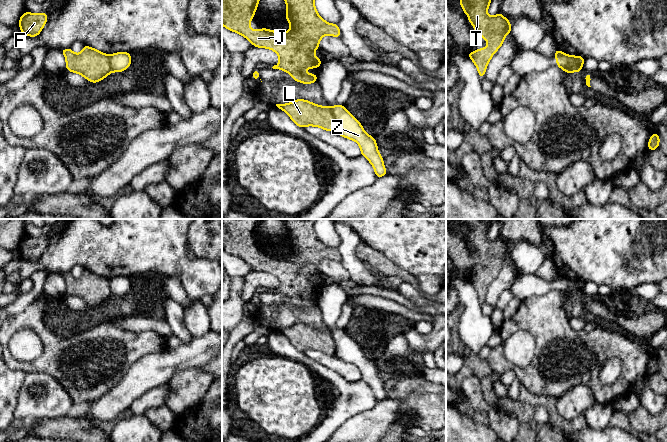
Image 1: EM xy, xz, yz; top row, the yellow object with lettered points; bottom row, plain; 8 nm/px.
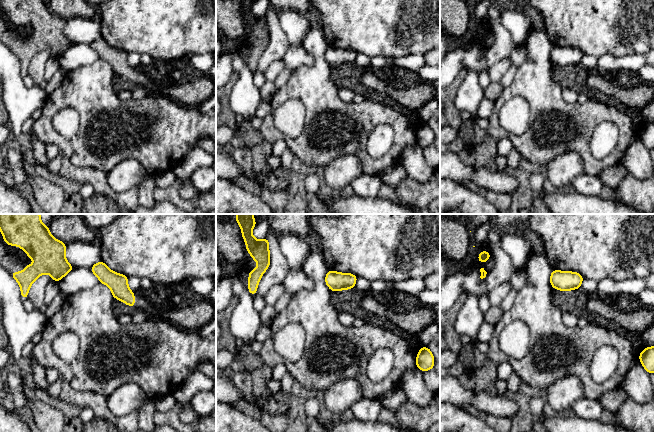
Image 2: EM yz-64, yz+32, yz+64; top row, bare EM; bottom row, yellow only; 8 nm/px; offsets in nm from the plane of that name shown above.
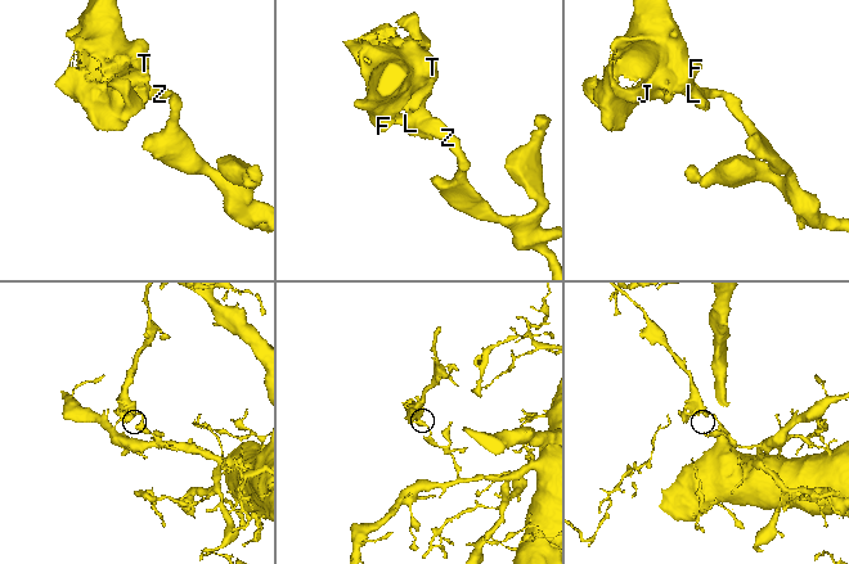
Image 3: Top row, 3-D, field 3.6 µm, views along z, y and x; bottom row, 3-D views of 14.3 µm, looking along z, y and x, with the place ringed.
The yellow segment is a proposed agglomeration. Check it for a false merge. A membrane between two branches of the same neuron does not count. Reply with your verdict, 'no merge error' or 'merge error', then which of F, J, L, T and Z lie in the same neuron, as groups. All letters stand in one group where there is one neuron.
merge error; groups F J L T / Z

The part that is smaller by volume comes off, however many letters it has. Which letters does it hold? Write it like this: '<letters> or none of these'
F, J, L, T

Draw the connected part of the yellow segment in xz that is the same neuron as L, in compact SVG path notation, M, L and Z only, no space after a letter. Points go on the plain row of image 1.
M297 323L288 328L279 328L276 325L273 331L286 336L299 351L316 350L326 355L334 355L334 339L328 330L319 330L304 323Z

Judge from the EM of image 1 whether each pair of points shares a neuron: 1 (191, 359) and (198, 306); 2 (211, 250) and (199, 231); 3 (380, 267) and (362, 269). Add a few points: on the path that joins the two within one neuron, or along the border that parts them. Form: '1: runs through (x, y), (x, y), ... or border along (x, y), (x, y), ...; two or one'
1: border along (210, 330), (193, 338); two
2: runs through (208, 245), (208, 240), (204, 236); one
3: border along (356, 249), (356, 255), (376, 273); two

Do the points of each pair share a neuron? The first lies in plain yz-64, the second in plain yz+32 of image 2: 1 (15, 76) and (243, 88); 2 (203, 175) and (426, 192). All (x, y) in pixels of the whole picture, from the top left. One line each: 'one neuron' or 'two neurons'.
1: one neuron
2: two neurons

